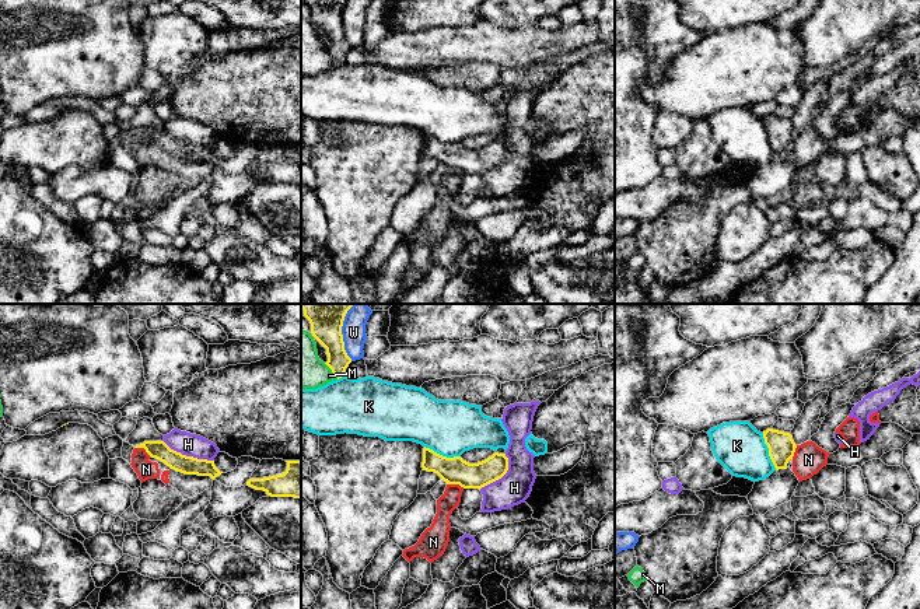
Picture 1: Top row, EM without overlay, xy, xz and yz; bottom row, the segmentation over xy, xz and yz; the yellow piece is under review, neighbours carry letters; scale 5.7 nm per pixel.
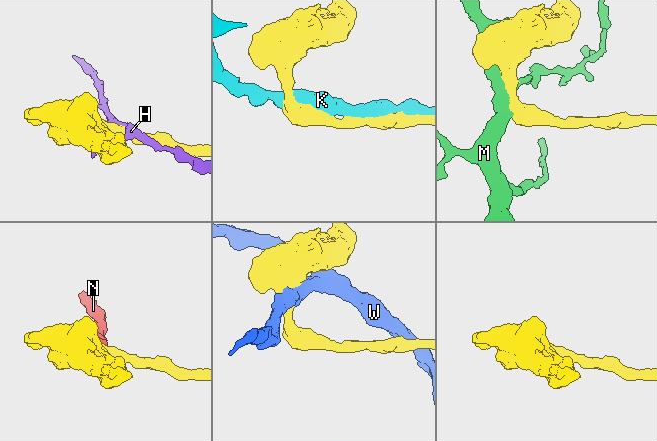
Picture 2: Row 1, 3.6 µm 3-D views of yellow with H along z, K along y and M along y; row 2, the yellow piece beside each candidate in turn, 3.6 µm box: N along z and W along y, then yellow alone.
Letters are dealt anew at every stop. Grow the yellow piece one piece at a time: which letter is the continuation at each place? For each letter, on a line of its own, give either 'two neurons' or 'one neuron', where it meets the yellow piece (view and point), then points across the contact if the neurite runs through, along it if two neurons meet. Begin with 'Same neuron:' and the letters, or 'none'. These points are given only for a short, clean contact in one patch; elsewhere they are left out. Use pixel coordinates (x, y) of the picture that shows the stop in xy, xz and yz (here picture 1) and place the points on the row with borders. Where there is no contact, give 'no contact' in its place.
Same neuron: none
H: two neurons; contact xy (188, 457); border xy (163, 440), (182, 454), (213, 461)
K: two neurons; contact yz (769, 451)
M: two neurons; contact xz (332, 371)
N: two neurons; contact xy (143, 447); border xy (135, 447), (142, 447), (150, 455)
W: two neurons; contact xz (340, 332)

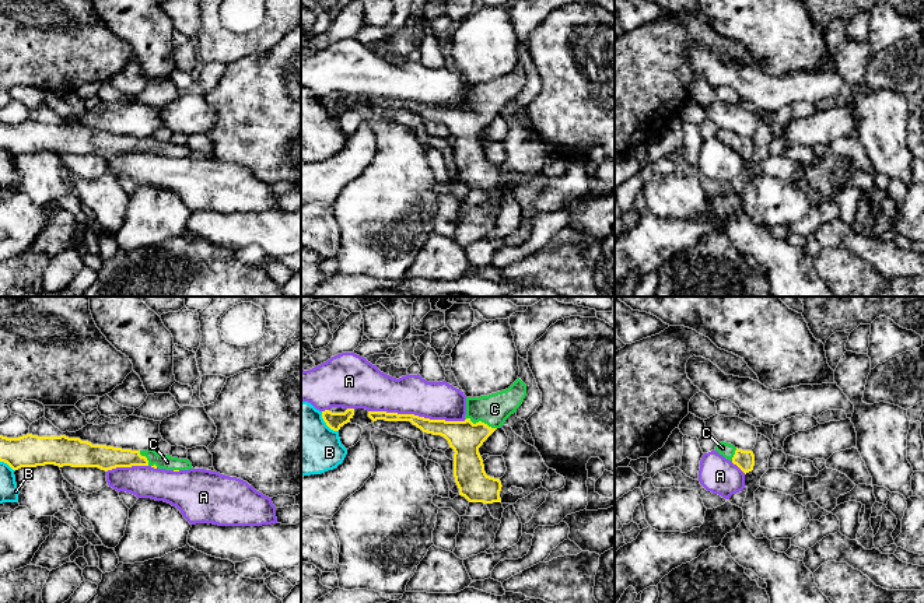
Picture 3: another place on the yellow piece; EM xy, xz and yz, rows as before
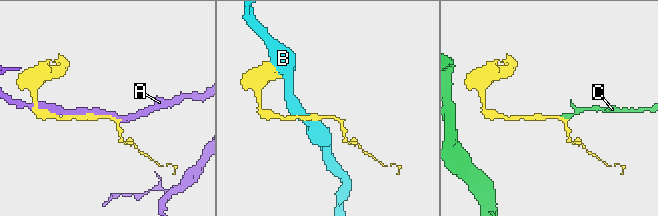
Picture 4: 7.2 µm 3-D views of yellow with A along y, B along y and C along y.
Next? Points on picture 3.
Same neuron: C
A: two neurons; contact xz (417, 416)
B: two neurons; contact xz (326, 424)
C: one neuron; contact xz (480, 421); way xz (465, 438), (480, 421), (494, 409)

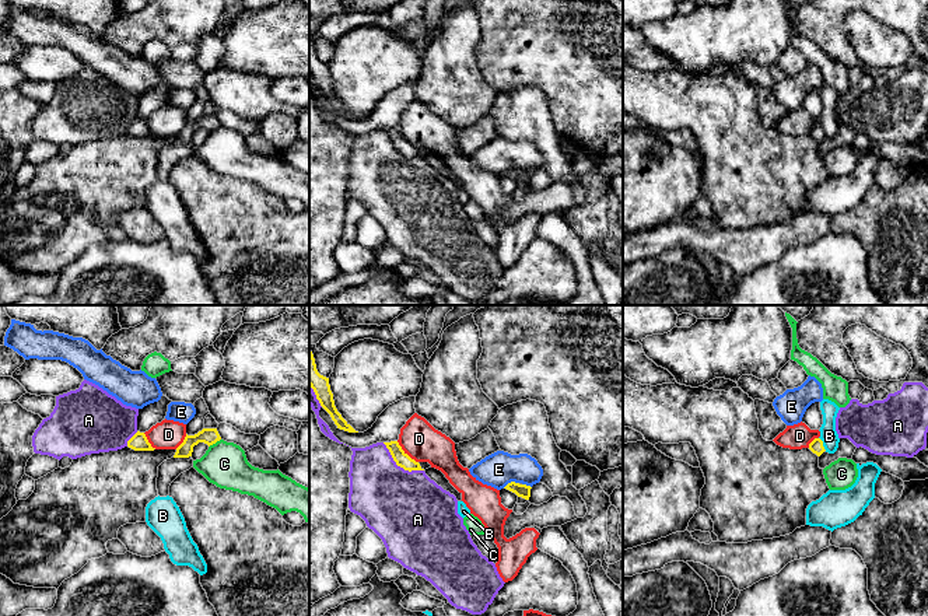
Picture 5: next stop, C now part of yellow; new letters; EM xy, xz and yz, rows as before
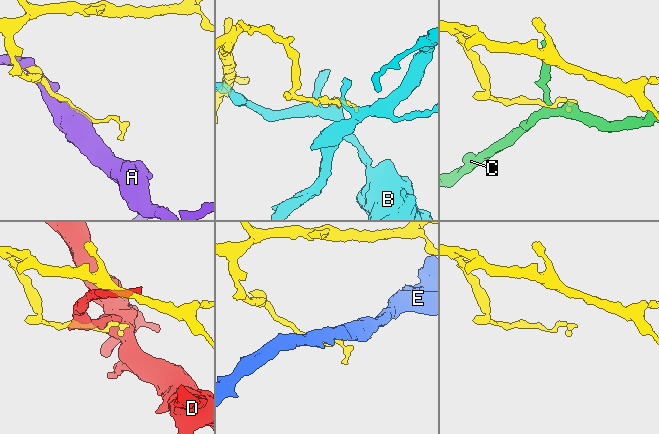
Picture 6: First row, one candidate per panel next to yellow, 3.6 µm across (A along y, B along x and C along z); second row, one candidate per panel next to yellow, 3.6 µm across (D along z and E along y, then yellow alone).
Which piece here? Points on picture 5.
Same neuron: none
A: two neurons; contact xz (399, 465)
B: two neurons; contact yz (822, 444)
C: two neurons; contact xy (214, 443)
D: two neurons; contact xz (406, 454)
E: two neurons; contact xz (511, 482); border xz (518, 482), (510, 482), (503, 487)

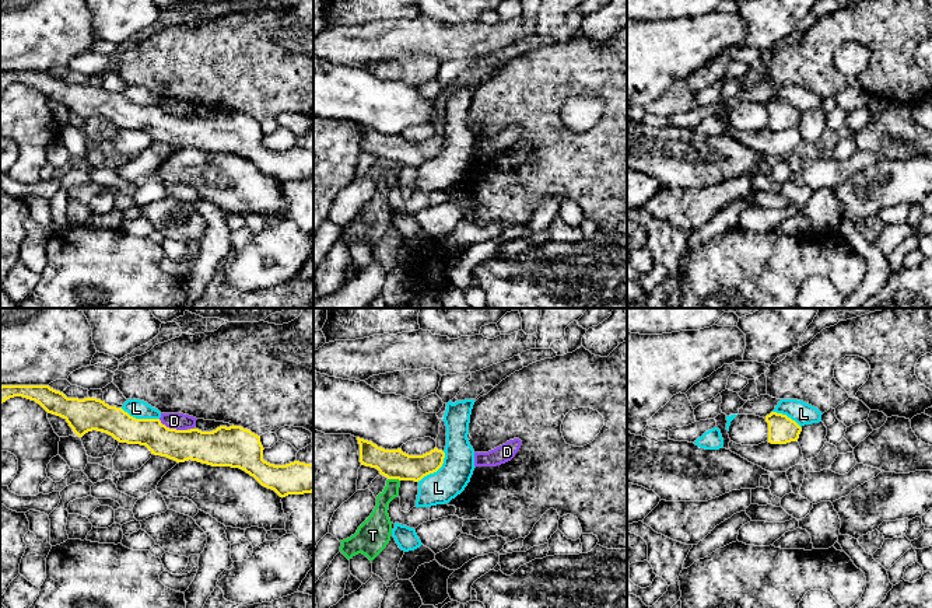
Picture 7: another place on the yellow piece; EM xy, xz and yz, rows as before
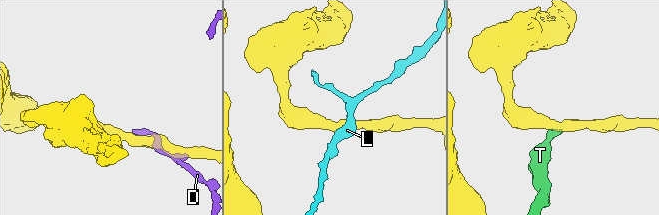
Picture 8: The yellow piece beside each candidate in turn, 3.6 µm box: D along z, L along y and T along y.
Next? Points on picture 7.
Same neuron: none
D: two neurons; contact xy (172, 429); border xy (158, 419), (170, 427), (185, 430)
L: two neurons; contact xz (435, 471); border xz (444, 451), (444, 463), (435, 471), (417, 481)
T: two neurons; contact xz (393, 478); border xz (388, 478), (399, 481)

